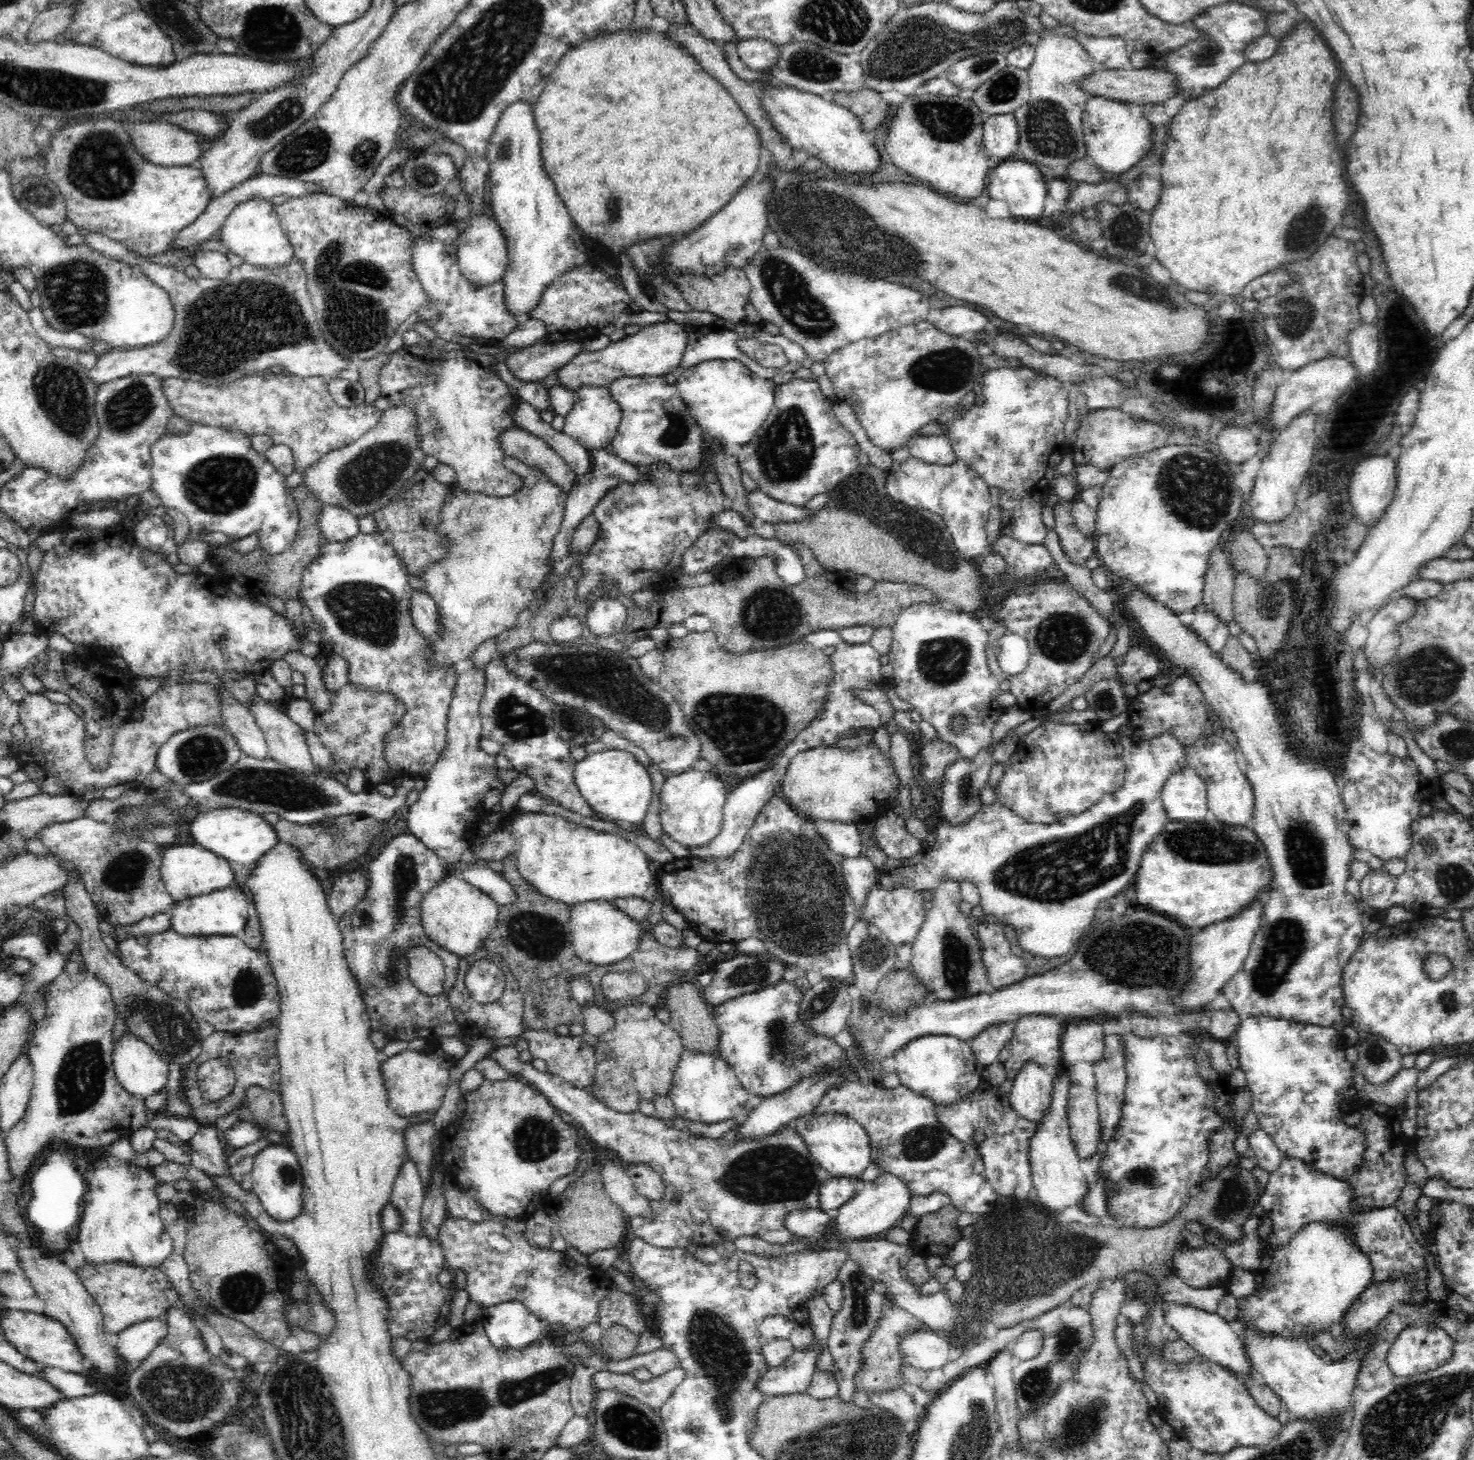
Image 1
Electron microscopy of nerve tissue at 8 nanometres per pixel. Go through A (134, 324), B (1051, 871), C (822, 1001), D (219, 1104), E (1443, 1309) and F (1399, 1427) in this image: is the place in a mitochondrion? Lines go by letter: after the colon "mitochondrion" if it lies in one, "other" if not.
A: other
B: mitochondrion
C: mitochondrion
D: other
E: other
F: mitochondrion

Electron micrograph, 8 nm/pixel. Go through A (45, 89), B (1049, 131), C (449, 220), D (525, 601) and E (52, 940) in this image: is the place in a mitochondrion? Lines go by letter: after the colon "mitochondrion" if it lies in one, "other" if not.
A: mitochondrion
B: mitochondrion
C: other
D: other
E: other

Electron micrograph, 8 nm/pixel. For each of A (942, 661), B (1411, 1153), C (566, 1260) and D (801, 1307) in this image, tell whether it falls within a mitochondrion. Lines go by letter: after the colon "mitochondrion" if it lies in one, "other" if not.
A: mitochondrion
B: other
C: other
D: other

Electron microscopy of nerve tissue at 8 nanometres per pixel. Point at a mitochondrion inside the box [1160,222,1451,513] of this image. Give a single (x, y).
(1295, 316)

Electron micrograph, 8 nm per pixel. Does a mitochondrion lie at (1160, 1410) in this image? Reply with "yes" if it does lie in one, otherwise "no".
no

